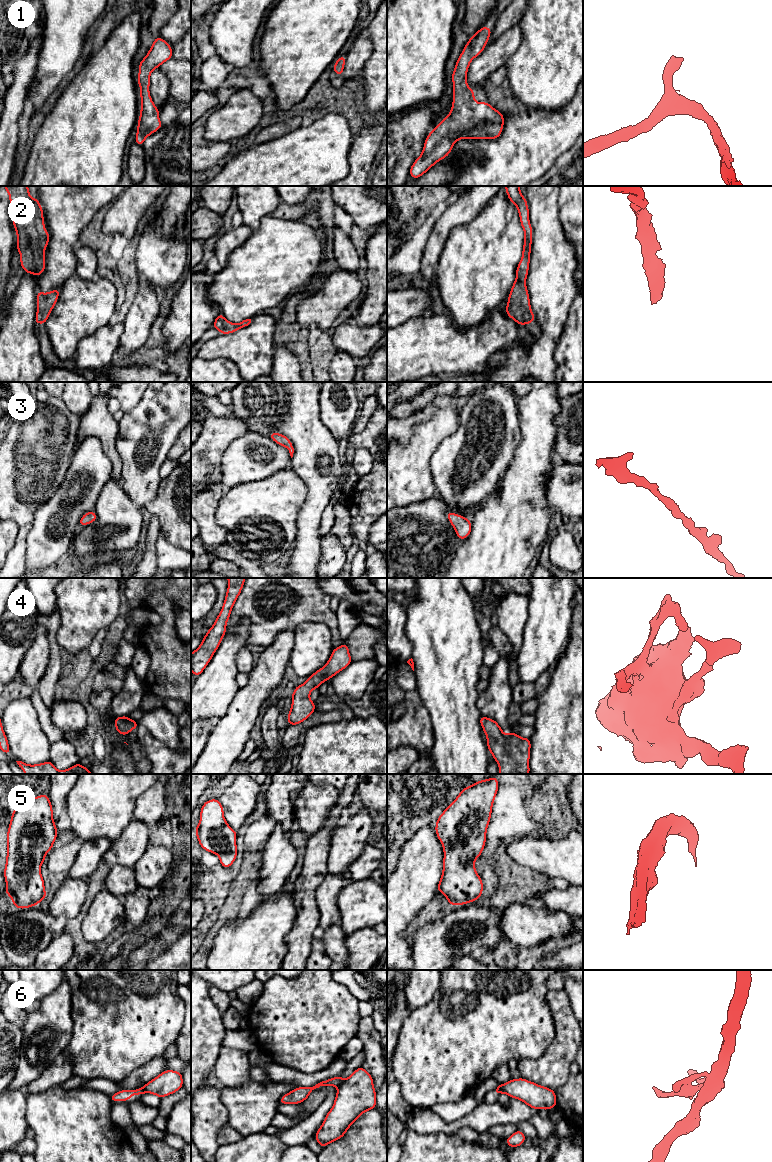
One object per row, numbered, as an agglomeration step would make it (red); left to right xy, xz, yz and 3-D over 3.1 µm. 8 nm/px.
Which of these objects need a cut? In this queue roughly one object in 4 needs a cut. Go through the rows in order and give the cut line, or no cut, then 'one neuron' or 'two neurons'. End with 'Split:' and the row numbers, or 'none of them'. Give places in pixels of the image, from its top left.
1: no cut; one neuron
2: no cut; one neuron
3: no cut; one neuron
4: no cut; one neuron
5: no cut; one neuron
6: cut in xz along (344, 1080), (338, 1087); two neurons
Split: 6

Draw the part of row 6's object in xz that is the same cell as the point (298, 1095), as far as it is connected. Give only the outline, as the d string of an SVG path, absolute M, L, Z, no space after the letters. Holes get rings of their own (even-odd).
M342 1076L330 1078L328 1080L322 1081L313 1087L298 1087L293 1089L291 1092L283 1095L279 1101L279 1104L299 1104L304 1102L311 1092L319 1088L320 1086L335 1086L339 1087L343 1083Z

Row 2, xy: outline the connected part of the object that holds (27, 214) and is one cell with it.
M3 186L9 194L9 202L12 207L12 223L15 227L17 234L17 250L21 256L20 265L24 269L25 273L39 276L45 271L45 252L47 248L50 233L47 232L44 227L43 209L37 198L33 199L29 194L28 186Z

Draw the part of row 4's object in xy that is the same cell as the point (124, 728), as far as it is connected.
M129 716L115 717L114 719L116 732L126 736L139 725L136 720L131 720Z

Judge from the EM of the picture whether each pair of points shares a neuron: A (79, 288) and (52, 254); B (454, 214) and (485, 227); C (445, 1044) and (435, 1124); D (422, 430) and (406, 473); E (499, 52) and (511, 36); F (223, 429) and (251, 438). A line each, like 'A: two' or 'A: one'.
A: two
B: two
C: two
D: one
E: one
F: two

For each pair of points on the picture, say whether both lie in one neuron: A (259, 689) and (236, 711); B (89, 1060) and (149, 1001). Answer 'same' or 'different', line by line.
A: same
B: same

